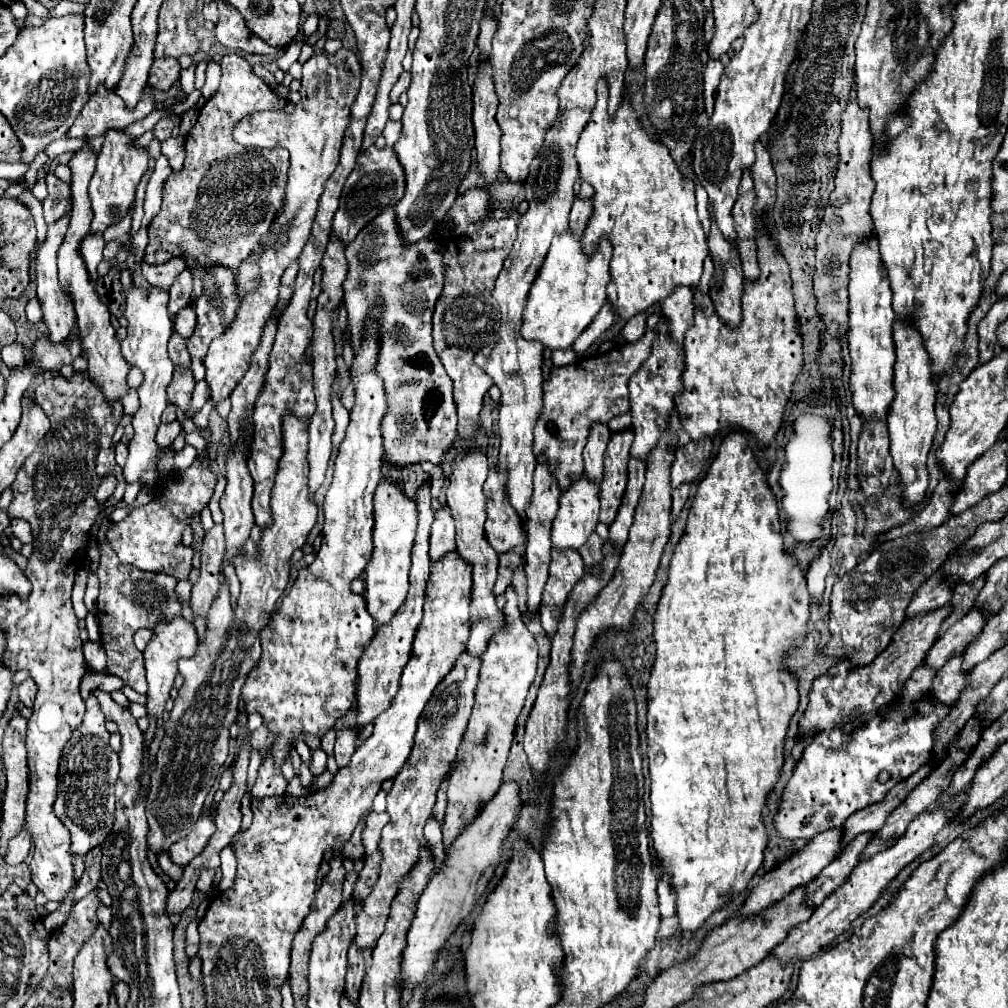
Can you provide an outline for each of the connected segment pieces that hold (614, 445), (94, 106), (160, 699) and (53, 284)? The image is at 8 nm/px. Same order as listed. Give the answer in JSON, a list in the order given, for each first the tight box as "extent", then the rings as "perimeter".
[{"extent":[599,429,633,525],"perimeter":[[[633,429],[613,431],[605,451],[605,473],[599,485],[601,497],[601,523],[611,525],[617,517],[625,485],[627,485],[627,461],[633,441]]]},{"extent":[67,89,155,137],"perimeter":[[[99,89],[95,97],[89,97],[85,109],[67,131],[67,137],[97,137],[103,135],[107,129],[123,129],[143,119],[153,107],[155,103],[151,101],[151,97],[145,95],[135,111],[129,111],[113,91]]]},{"extent":[143,617,197,717],"perimeter":[[[175,617],[175,621],[167,621],[165,623],[157,623],[153,627],[153,637],[147,643],[143,655],[145,655],[145,669],[147,669],[147,683],[149,683],[149,691],[147,691],[147,711],[155,717],[159,717],[165,709],[165,703],[169,699],[169,691],[173,687],[175,675],[177,675],[177,661],[183,657],[191,657],[195,655],[197,649],[197,633],[193,623],[189,623],[183,617]]]},{"extent":[35,207,75,341],"perimeter":[[[67,207],[67,211],[63,213],[61,219],[57,219],[55,223],[51,223],[47,227],[45,241],[37,249],[37,255],[35,255],[37,297],[41,299],[41,305],[43,305],[43,321],[45,321],[47,329],[49,329],[49,333],[51,333],[51,339],[53,341],[65,341],[73,333],[73,327],[75,327],[75,311],[73,311],[71,297],[67,297],[69,293],[59,285],[59,277],[57,277],[57,249],[61,247],[63,237],[65,237],[65,231],[67,231],[67,225],[69,225],[69,211],[71,211],[71,207]]]}]

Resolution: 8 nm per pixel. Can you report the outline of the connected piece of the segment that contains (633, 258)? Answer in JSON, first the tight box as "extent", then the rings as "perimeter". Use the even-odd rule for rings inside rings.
{"extent":[577,79,709,319],"perimeter":[[[605,79],[597,81],[597,105],[593,109],[591,121],[583,129],[579,143],[577,143],[577,161],[579,161],[579,173],[583,181],[589,181],[595,187],[593,195],[593,217],[587,221],[587,227],[583,231],[583,247],[587,253],[593,253],[597,247],[597,241],[607,235],[613,243],[613,259],[611,259],[611,283],[609,283],[609,301],[613,303],[613,309],[625,317],[631,319],[633,315],[647,311],[651,305],[661,303],[663,297],[667,297],[675,285],[687,285],[697,287],[701,273],[703,273],[703,261],[709,255],[707,251],[707,239],[705,231],[701,227],[701,221],[697,217],[697,203],[695,203],[695,181],[685,177],[675,159],[671,157],[669,149],[653,141],[647,131],[643,129],[639,115],[631,109],[631,103],[627,99],[621,101],[621,107],[613,117],[607,113],[607,101],[609,101],[609,85]]]}

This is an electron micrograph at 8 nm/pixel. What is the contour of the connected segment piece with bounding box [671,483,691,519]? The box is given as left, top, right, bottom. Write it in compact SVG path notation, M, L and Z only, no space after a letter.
M689 483L687 485L681 485L681 489L677 489L677 491L673 491L673 519L677 519L677 515L681 513L681 509L683 509L683 505L685 505L685 501L687 501L687 497L689 497Z

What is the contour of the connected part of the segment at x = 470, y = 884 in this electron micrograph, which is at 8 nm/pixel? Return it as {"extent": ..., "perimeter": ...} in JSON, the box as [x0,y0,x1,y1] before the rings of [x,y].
{"extent":[401,783,519,991],"perimeter":[[[503,783],[499,793],[485,805],[483,813],[469,823],[447,849],[441,869],[431,877],[417,903],[417,913],[407,935],[407,949],[403,951],[401,991],[413,991],[423,985],[425,973],[437,961],[439,949],[445,945],[455,927],[473,911],[481,893],[487,889],[487,883],[499,863],[503,839],[515,823],[515,805],[519,805],[519,787],[515,783]]]}

